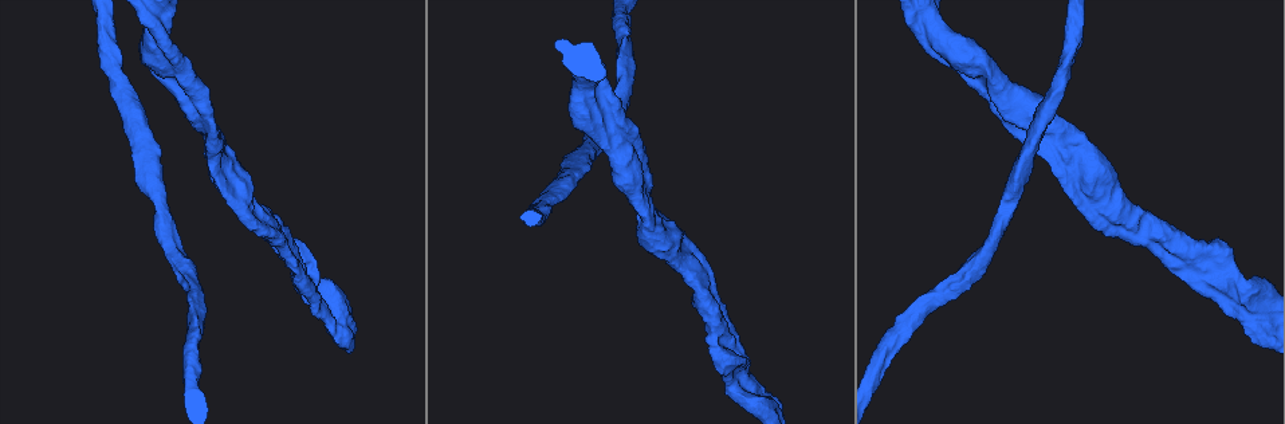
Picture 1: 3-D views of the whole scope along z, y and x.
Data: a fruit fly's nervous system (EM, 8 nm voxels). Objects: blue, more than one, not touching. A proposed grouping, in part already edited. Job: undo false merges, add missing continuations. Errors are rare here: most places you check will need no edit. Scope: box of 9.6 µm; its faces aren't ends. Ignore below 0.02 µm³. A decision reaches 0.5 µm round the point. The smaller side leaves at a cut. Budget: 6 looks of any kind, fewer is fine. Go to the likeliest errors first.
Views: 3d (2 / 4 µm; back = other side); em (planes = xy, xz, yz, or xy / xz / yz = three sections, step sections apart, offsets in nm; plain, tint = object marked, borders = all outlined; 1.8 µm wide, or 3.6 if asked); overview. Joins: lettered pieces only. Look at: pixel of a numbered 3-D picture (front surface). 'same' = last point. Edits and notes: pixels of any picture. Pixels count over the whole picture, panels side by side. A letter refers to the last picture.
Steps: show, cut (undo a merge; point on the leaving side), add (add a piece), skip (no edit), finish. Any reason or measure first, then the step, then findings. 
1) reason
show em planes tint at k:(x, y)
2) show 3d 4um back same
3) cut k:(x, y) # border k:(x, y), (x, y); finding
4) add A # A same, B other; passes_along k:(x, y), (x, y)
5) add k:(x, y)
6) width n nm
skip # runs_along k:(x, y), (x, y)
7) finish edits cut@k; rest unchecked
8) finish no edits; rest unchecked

four or more arms meet
show em xy step 16 tint at 1:(718, 331)

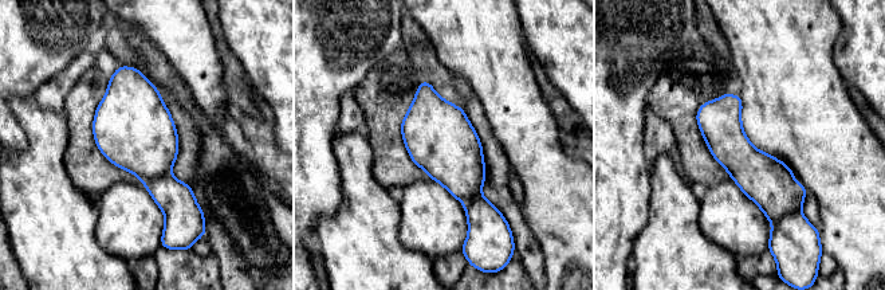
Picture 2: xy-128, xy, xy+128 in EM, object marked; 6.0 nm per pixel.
another direction
show em planes borders same

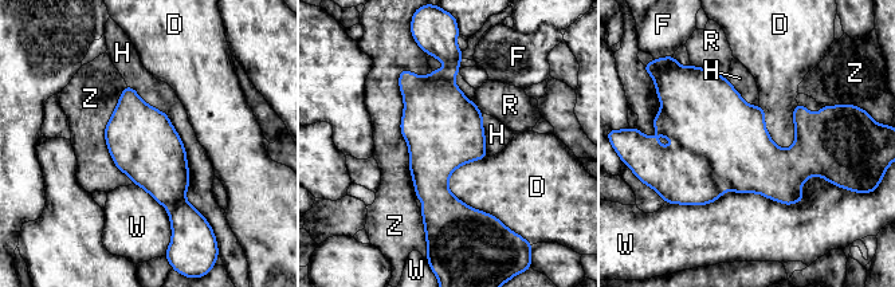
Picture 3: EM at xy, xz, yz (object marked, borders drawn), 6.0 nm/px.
skip # D other, F other, H other, R other, W other, Z other; all the same neuron

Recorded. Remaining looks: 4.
touches itself
show 3d 2um at 1:(629, 128)

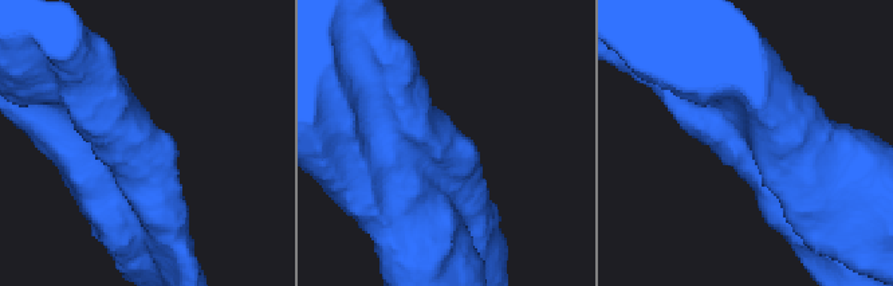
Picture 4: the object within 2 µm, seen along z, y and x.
now the EM
show em planes tint at 4:(153, 155)

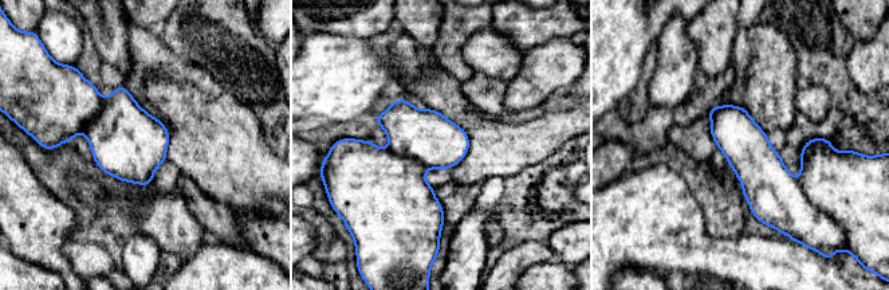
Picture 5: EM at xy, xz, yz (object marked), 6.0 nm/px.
see the neighbours
show em planes borders same

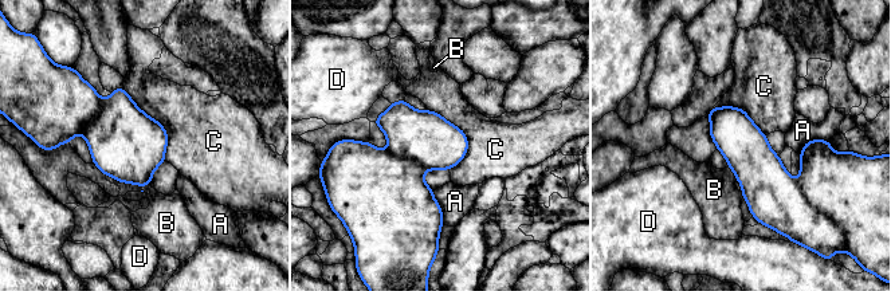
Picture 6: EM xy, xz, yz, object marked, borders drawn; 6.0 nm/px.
width 280 nm
skip # A other, B other, C other, D other; border 6:(122, 87), (164, 128), (165, 160); continuous, no second neuron

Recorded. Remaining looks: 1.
finish no edits; rest unchecked

